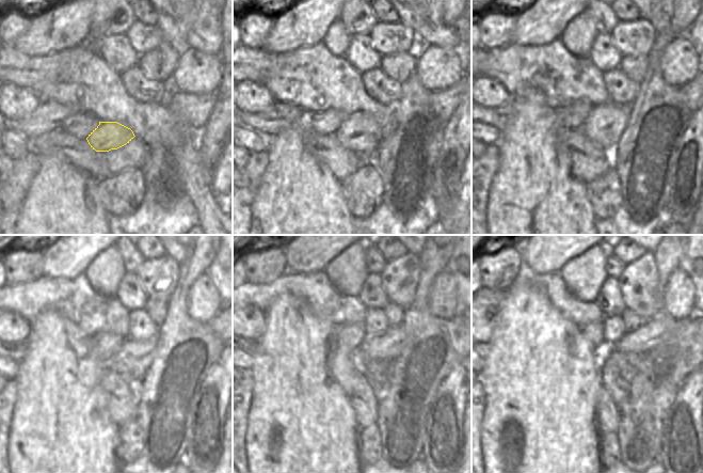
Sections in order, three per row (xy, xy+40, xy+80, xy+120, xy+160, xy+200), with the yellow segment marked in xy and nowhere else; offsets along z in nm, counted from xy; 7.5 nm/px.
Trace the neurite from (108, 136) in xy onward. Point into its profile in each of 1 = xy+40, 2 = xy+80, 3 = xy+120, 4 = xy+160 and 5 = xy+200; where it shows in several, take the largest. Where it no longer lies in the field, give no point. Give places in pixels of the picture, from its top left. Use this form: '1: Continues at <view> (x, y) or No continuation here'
1: Continues at xy+40 (361, 132)
2: Continues at xy+80 (606, 124)
3: Continues at xy+120 (131, 362)
4: Continues at xy+160 (389, 345)
5: Continues at xy+200 (658, 329).

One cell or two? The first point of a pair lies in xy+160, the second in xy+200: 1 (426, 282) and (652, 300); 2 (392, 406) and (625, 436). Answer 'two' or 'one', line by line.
1: two
2: one

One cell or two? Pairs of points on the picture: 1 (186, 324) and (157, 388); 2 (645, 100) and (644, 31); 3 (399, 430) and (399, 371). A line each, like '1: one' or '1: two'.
1: one
2: two
3: one

